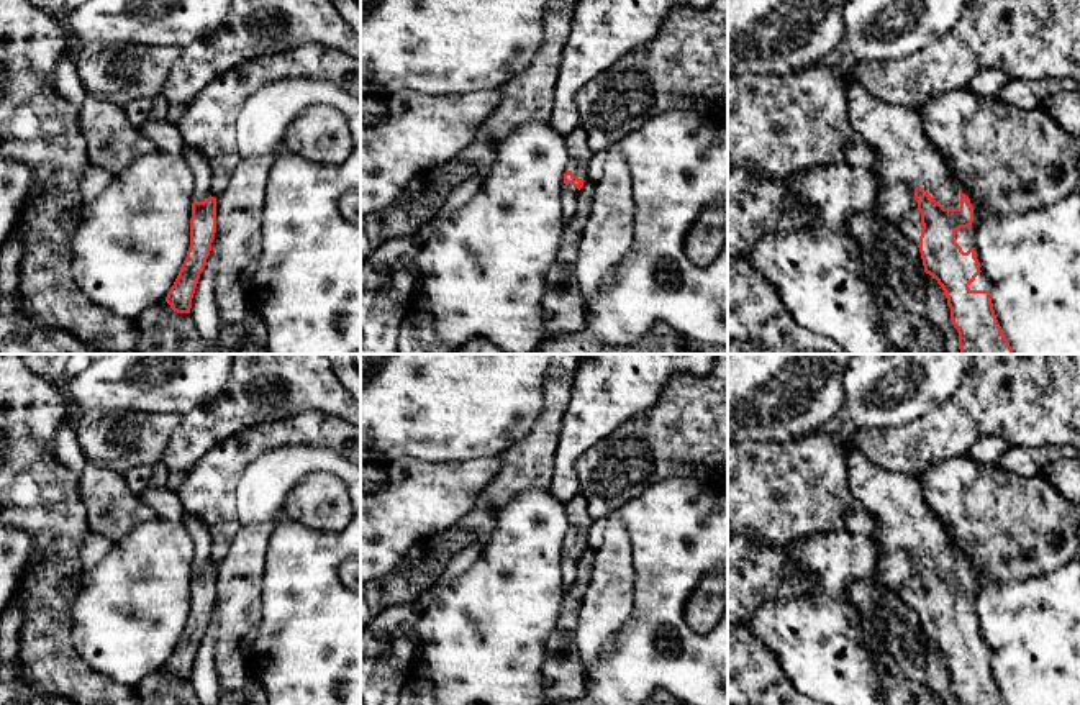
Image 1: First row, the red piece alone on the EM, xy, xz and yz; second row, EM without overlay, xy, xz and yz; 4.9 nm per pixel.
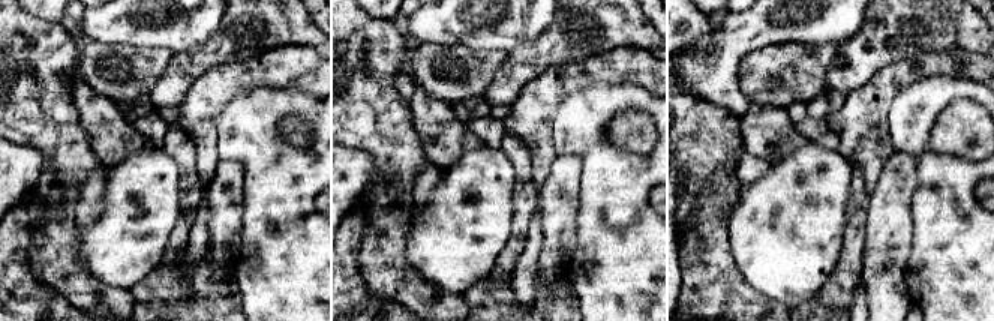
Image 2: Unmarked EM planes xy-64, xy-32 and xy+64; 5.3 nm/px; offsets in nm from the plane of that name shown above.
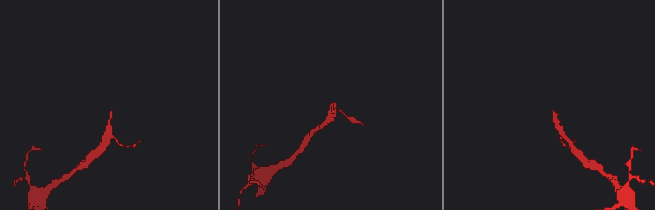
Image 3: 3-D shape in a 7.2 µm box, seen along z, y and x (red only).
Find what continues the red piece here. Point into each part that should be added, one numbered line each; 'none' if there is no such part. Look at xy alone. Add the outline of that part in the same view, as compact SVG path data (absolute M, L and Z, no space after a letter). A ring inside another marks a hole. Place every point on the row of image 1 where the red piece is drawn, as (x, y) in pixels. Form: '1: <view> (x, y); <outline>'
1: xy (202, 174); M185 144L180 154L185 157L193 174L195 182L193 200L195 202L206 200L210 197L210 185L211 185L211 169L206 157L202 152L187 148Z

